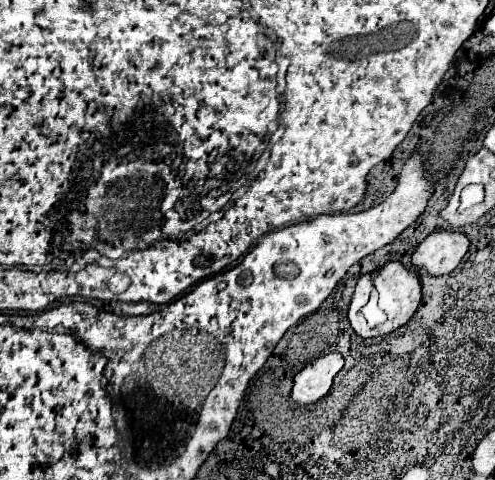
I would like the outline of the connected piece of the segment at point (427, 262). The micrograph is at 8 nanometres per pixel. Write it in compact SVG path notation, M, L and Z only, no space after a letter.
M435 231L417 245L411 263L415 269L427 271L431 277L443 277L459 265L467 247L469 239L463 233Z

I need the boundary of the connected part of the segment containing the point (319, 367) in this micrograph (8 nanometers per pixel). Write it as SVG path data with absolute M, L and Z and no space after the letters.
M329 353L315 359L295 375L291 399L299 405L317 403L329 393L335 375L341 369L343 369L343 357L339 353Z

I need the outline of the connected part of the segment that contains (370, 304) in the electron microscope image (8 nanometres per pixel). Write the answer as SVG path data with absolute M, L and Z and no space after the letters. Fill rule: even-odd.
M391 261L383 265L379 271L359 277L347 317L351 321L353 331L359 337L369 339L369 337L391 333L401 325L405 325L417 311L419 303L421 303L421 285L417 273L405 269L399 261ZM374 287L375 291L373 291Z

